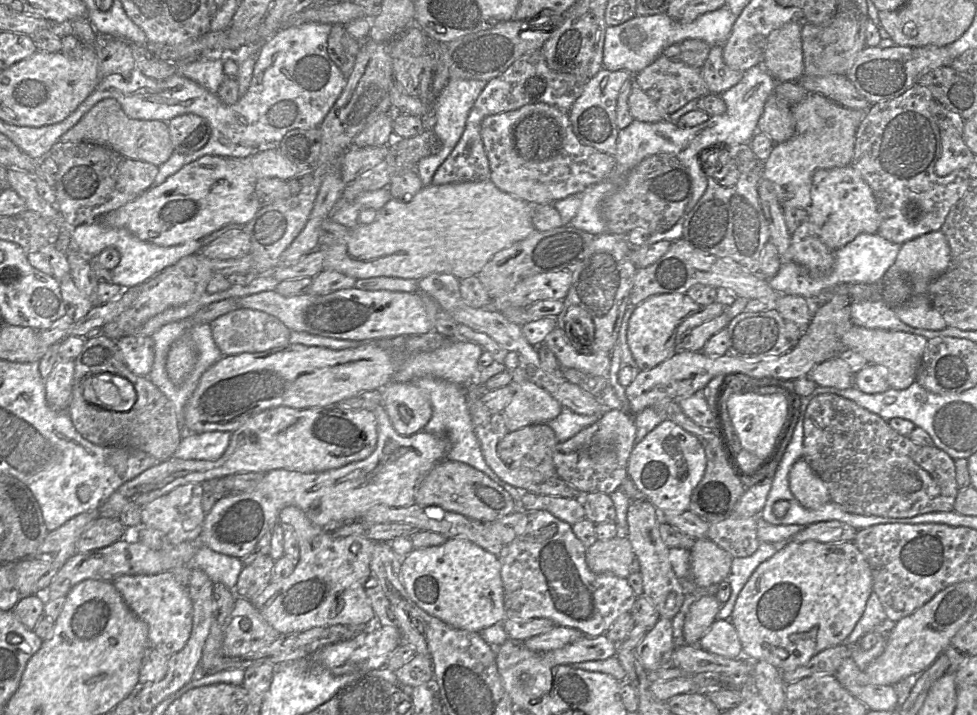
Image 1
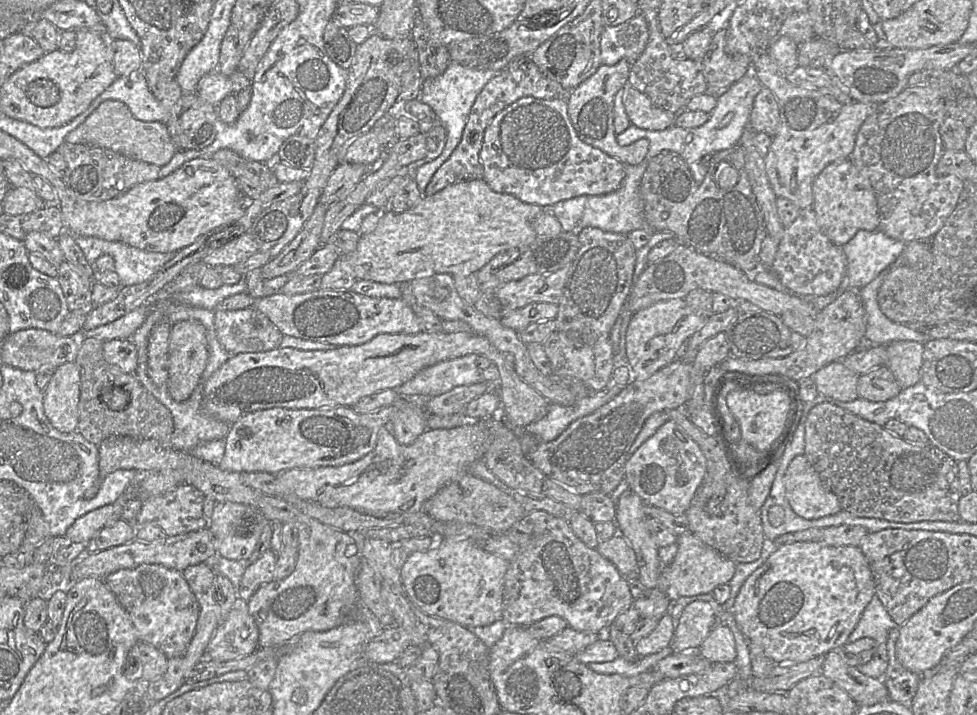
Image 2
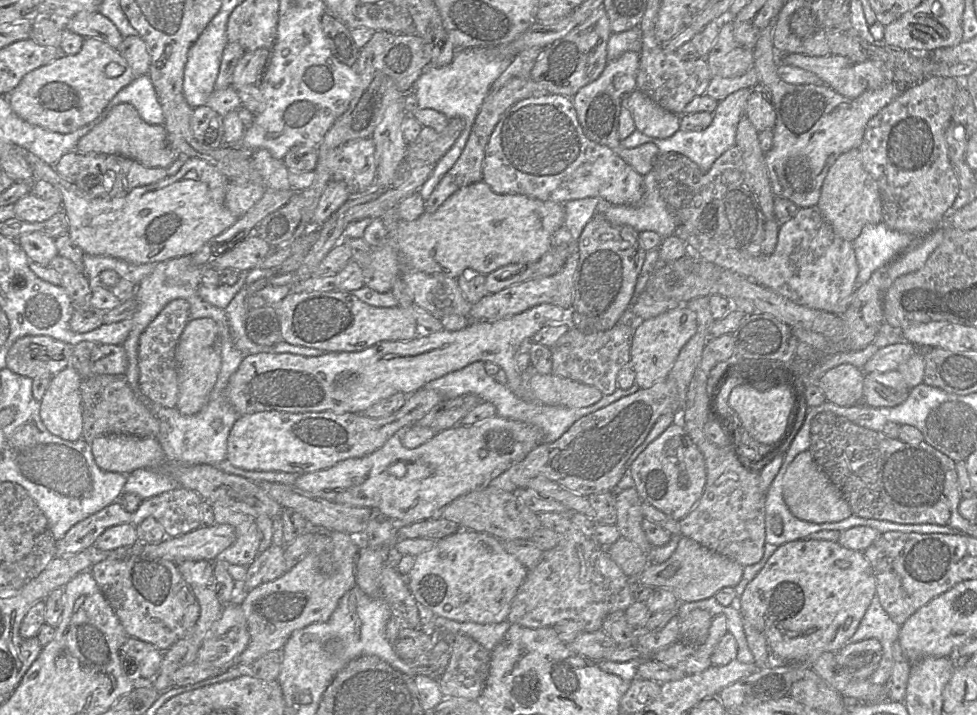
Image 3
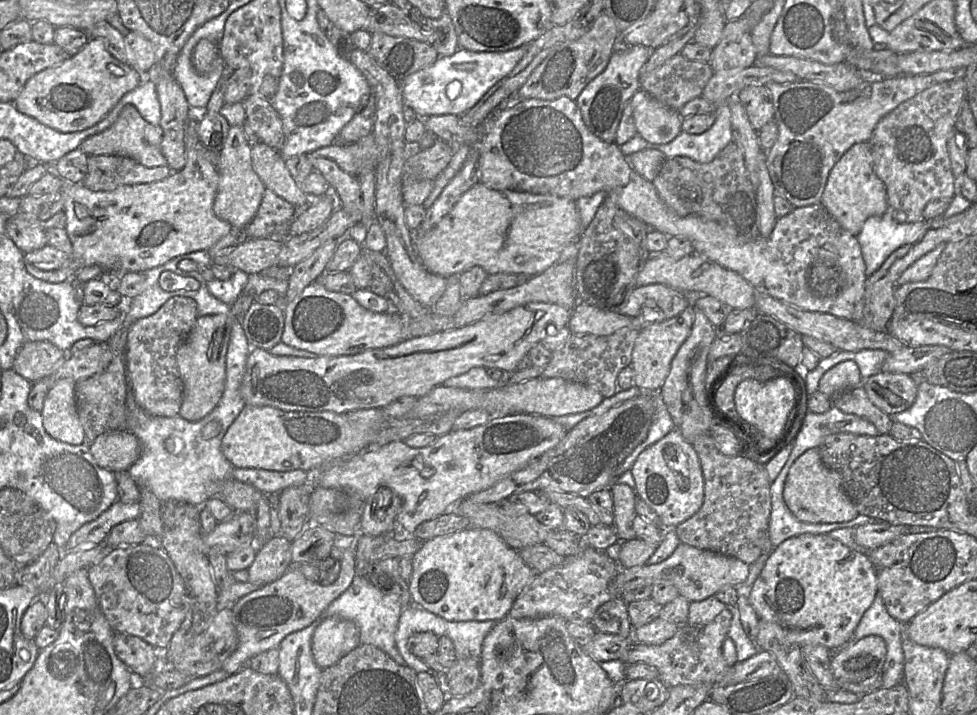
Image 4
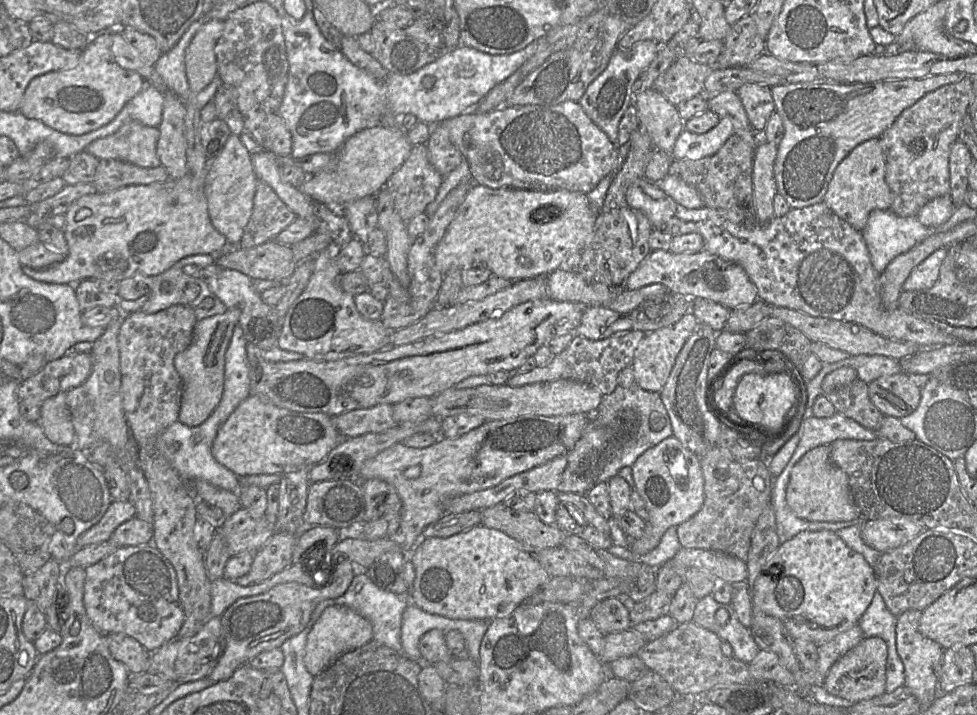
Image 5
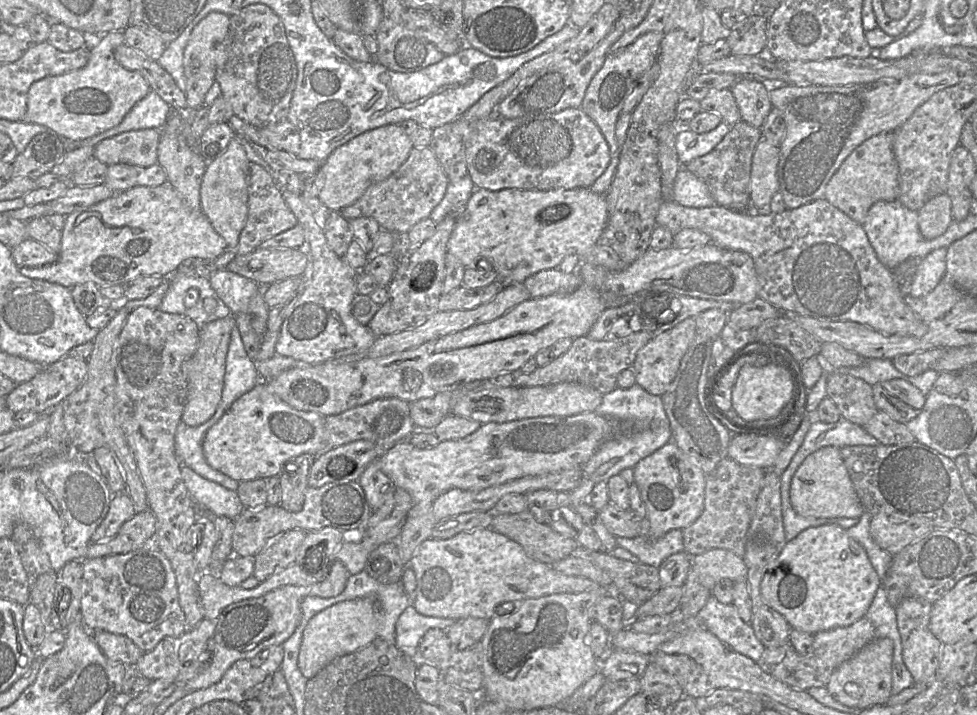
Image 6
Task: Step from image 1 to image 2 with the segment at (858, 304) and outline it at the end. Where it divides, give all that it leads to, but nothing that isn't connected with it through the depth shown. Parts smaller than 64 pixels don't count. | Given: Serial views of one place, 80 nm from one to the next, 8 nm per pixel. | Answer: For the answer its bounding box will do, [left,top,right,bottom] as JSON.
[858,256,931,345]

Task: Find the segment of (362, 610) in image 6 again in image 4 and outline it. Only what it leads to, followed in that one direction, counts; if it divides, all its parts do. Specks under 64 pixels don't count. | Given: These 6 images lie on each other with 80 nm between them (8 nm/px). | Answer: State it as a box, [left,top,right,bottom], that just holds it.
[312,619,361,669]

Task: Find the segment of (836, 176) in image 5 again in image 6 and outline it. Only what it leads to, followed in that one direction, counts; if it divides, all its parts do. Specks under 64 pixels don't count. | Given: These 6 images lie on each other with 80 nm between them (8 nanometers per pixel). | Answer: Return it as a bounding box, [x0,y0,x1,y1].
[823,132,899,225]

